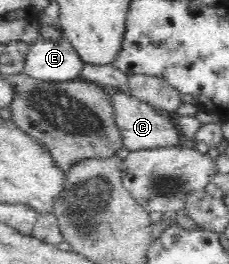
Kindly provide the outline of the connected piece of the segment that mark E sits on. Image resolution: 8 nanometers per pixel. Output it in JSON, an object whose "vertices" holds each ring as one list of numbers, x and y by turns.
{"vertices":[[39,35,29,46,22,73,44,81,71,81,81,78,84,64,65,35,56,38]]}

